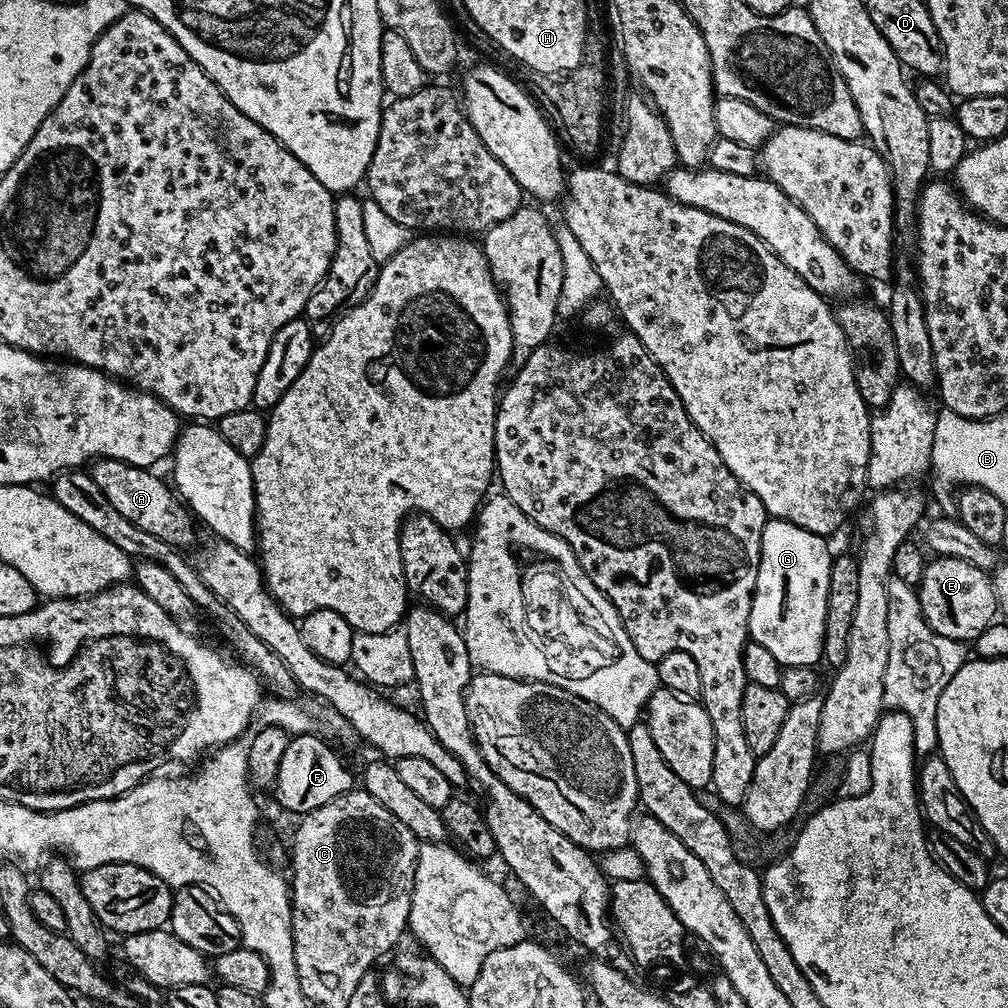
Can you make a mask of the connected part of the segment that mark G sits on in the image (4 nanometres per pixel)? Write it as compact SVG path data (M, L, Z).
M785 520L769 522L762 530L760 565L756 589L752 595L752 609L748 623L751 643L766 646L782 666L816 666L824 654L824 627L826 626L826 598L830 590L830 566L834 559L828 553L825 537Z

